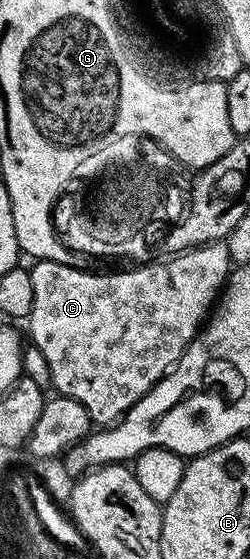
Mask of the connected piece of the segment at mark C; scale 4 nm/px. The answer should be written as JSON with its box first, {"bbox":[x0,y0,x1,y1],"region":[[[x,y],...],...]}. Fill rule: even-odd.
{"bbox":[27,241,231,425],"region":[[[225,241],[194,247],[192,250],[174,254],[173,257],[174,259],[169,259],[166,263],[149,263],[146,267],[133,267],[130,271],[109,271],[106,275],[96,275],[93,271],[80,271],[77,265],[56,263],[46,259],[34,262],[28,268],[31,273],[31,286],[35,292],[35,305],[27,320],[29,335],[33,338],[30,339],[32,346],[37,347],[39,353],[43,353],[43,358],[47,361],[47,369],[51,369],[52,390],[58,395],[66,395],[79,401],[87,409],[90,424],[112,425],[116,423],[129,412],[131,405],[135,405],[135,401],[142,399],[167,372],[173,370],[173,366],[180,361],[181,354],[189,347],[189,342],[197,336],[197,332],[206,322],[207,316],[212,312],[231,274],[229,244]]]}

